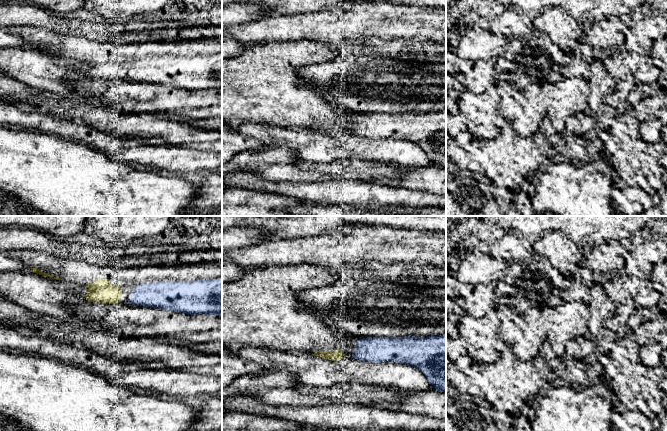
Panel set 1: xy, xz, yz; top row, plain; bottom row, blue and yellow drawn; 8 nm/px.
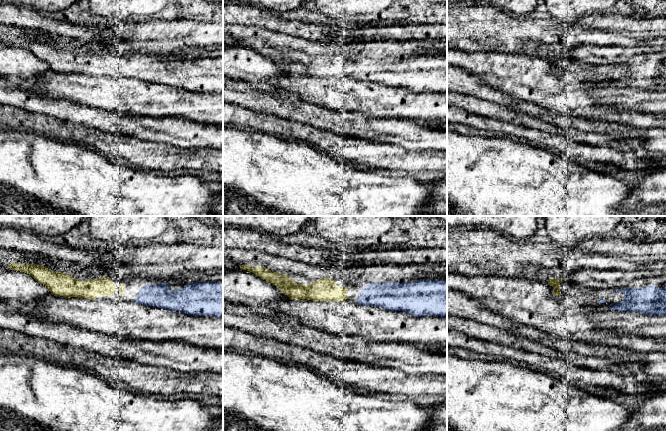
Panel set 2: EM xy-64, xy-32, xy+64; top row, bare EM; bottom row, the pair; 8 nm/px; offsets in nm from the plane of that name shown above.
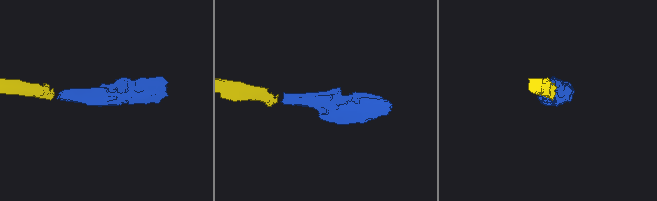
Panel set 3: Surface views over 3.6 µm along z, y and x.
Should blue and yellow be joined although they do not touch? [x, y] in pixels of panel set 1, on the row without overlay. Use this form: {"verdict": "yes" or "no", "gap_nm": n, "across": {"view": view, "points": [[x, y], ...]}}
{"verdict": "yes", "gap_nm": 70, "across": {"view": "xy", "points": [[128, 77], [120, 73]]}}

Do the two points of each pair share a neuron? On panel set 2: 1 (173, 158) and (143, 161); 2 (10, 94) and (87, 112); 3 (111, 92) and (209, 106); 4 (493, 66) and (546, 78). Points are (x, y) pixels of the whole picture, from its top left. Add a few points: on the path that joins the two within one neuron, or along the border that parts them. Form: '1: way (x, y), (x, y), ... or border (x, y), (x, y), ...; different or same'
1: way (166, 158), (150, 158); same
2: way (29, 102), (68, 111); same
3: way (135, 98), (185, 104); same
4: way (506, 72), (533, 78); same

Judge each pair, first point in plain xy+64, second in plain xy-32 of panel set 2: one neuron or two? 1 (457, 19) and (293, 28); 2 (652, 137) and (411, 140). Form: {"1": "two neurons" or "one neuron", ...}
{"1": "one neuron", "2": "one neuron"}

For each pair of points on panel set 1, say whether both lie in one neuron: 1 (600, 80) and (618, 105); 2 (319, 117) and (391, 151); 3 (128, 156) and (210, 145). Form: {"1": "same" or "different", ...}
{"1": "different", "2": "different", "3": "different"}

